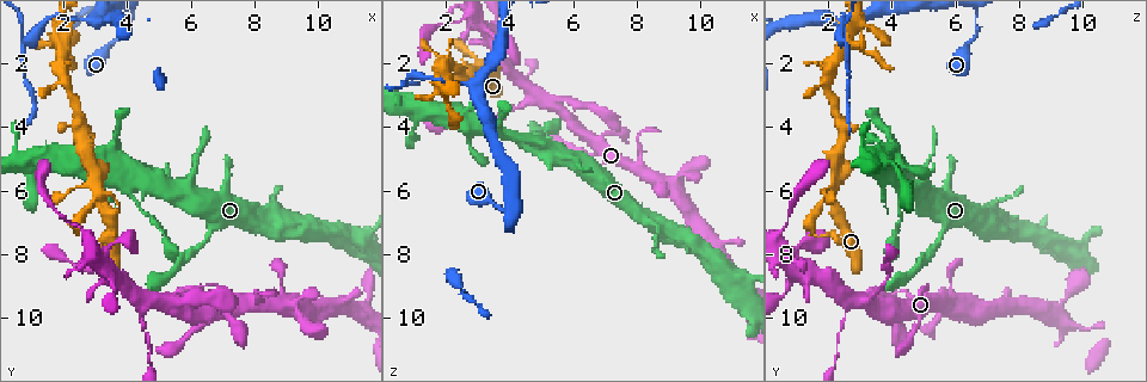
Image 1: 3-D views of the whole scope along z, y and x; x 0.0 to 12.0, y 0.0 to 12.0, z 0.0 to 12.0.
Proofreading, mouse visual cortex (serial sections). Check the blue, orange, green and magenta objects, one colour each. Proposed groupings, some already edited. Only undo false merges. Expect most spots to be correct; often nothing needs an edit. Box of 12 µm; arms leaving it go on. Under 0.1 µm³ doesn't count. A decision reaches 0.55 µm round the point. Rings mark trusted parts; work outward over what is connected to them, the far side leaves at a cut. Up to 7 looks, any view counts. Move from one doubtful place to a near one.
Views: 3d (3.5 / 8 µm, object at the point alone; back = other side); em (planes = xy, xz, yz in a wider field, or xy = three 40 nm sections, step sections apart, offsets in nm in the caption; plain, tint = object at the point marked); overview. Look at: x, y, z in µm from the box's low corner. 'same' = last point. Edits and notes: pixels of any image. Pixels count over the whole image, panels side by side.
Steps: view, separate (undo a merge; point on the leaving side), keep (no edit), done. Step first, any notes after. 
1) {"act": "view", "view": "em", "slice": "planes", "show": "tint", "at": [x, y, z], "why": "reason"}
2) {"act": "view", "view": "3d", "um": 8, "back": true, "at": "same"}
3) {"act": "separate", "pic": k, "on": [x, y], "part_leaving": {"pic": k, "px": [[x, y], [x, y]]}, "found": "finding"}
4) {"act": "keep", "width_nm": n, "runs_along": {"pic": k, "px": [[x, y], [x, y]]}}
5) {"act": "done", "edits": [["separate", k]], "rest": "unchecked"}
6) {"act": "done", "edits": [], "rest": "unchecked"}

{"act": "view", "view": "3d", "um": 3.5, "back": true, "at": [4.7, 5.6, 4.4], "why": "calibre changes"}

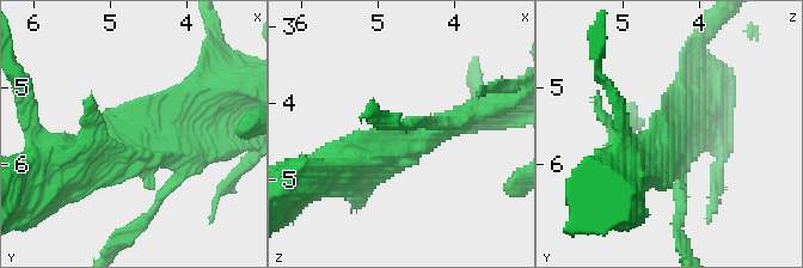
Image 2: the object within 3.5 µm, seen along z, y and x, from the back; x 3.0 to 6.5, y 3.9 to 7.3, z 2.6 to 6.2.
{"act": "view", "view": "em", "slice": "planes", "show": "tint", "at": [4.65, 5.65, 4.40], "why": "shape alone is not enough"}

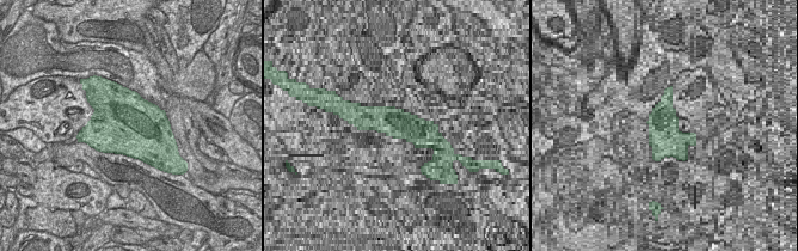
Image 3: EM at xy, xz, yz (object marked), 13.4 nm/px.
{"act": "keep", "runs_along": {"pic": 2, "px": [[77, 170], [204, 107]]}, "found": "all the same cell"}

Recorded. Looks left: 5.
{"act": "view", "view": "3d", "um": 3.5, "at": [3.2, 6.2, 2.2], "why": "narrows sharply"}

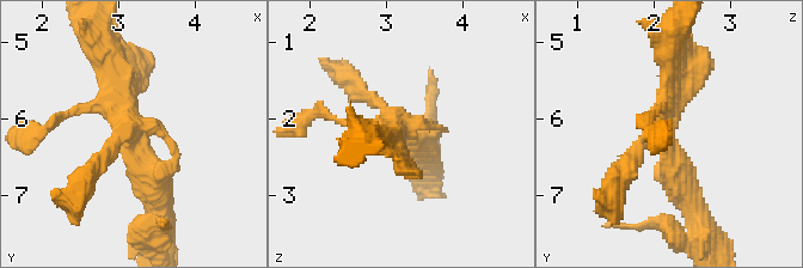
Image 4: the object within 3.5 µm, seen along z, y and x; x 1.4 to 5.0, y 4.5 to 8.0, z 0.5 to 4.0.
{"act": "view", "view": "em", "slice": "xy", "step": 5, "show": "plain", "at": [3.20, 6.25, 2.20]}

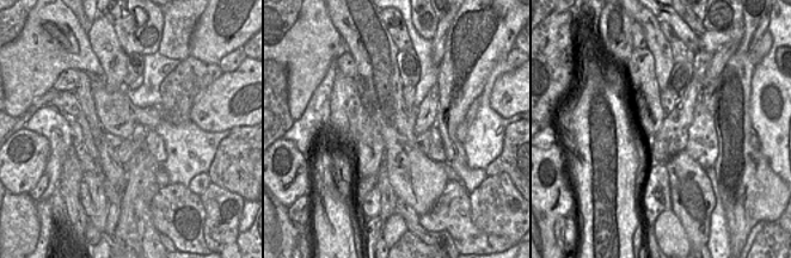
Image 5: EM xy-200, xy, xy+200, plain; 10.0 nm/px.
{"act": "view", "view": "em", "slice": "xy", "step": 5, "show": "tint", "at": "same", "why": "where the object lies"}

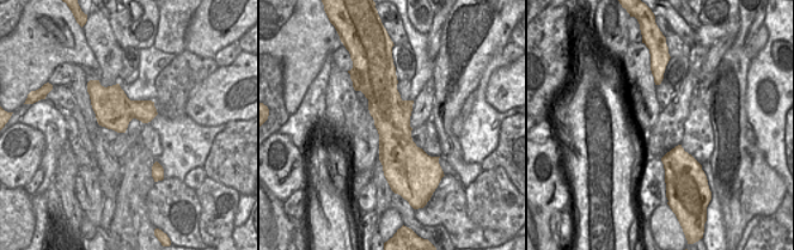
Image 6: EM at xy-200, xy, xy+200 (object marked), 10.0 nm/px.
{"act": "keep", "runs_along": {"pic": 4, "px": [[158, 208], [111, 65]]}, "found": "one cell here"}

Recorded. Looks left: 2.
{"act": "view", "view": "3d", "um": 8, "back": true, "at": [3.3, 8.4, 1.0], "why": "thin arm on a thick one"}

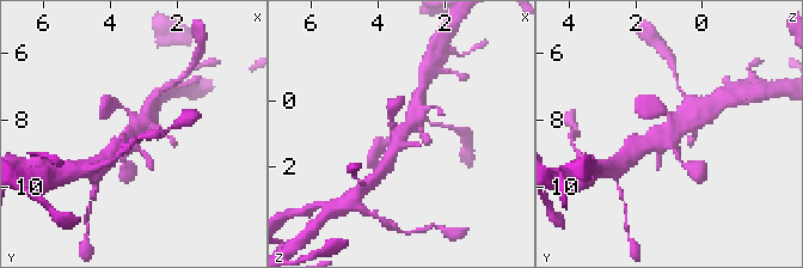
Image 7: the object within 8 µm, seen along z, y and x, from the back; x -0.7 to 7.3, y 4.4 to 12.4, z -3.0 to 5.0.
{"act": "view", "view": "em", "slice": "xy", "step": 3, "show": "tint", "at": [3.2, 8.4, 1.0]}

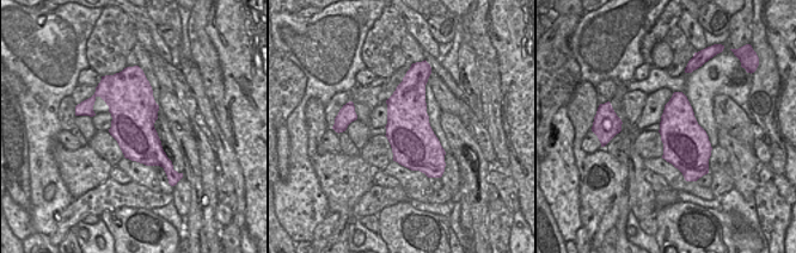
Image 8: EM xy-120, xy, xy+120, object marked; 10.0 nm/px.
{"act": "keep", "runs_along": {"pic": 7, "px": [[644, 146], [666, 141], [693, 115]]}, "found": "one cell here"}

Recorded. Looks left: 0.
{"act": "done", "edits": [], "rest": "unchecked"}

